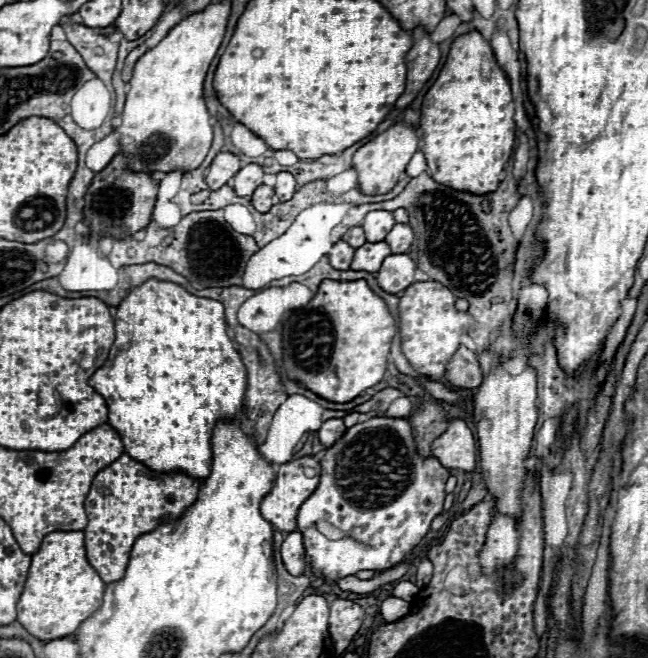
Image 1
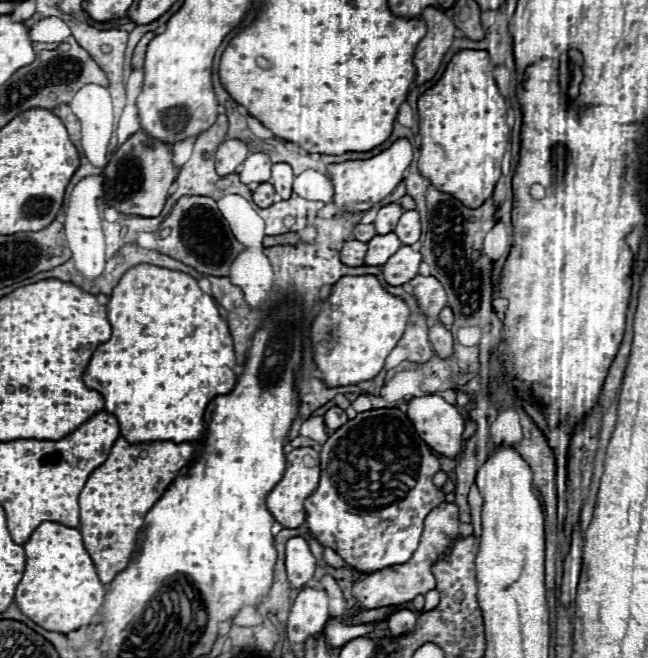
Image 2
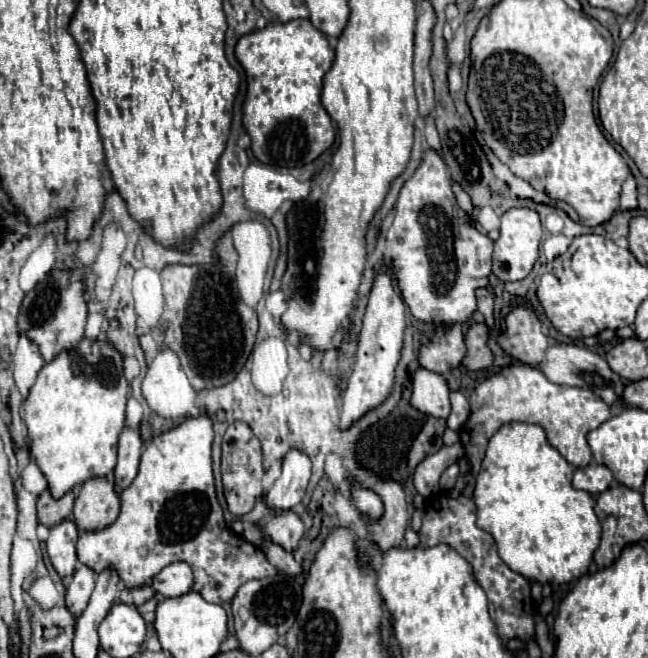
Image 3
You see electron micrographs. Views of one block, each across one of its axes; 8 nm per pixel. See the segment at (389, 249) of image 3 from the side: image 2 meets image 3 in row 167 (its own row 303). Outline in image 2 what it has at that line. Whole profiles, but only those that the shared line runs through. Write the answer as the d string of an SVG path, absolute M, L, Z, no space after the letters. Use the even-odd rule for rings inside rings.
M416 276L410 280L414 288L414 298L420 304L420 310L428 318L438 318L440 310L446 306L446 292L434 276Z

